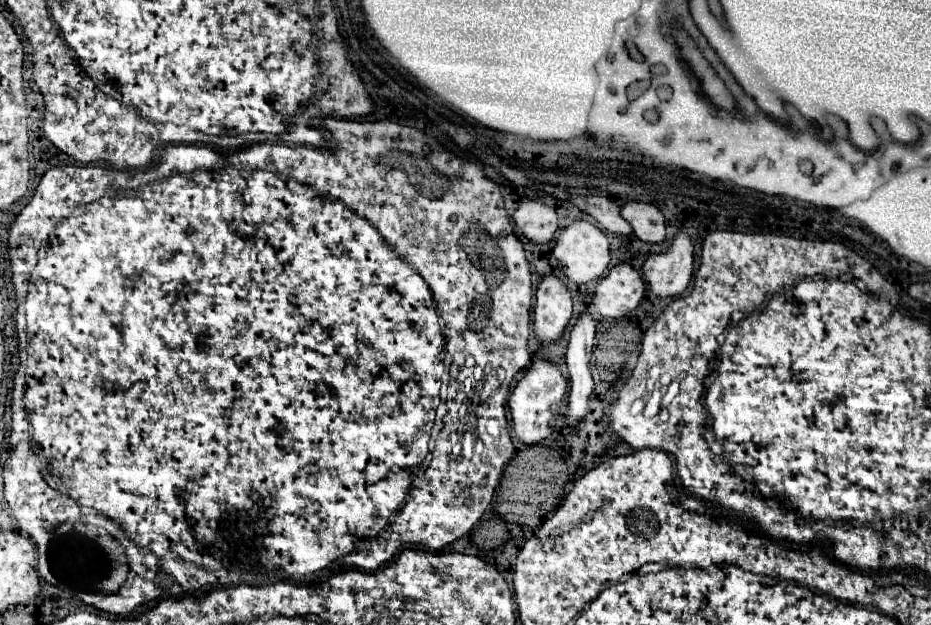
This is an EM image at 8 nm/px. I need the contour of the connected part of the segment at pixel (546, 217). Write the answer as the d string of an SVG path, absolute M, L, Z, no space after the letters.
M526 199L512 215L516 233L520 239L528 239L530 243L546 245L554 241L554 233L558 231L558 215L552 207L542 205L538 201Z

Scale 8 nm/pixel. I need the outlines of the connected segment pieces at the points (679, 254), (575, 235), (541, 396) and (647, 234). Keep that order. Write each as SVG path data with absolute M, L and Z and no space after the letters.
M678 233L666 253L650 255L642 267L646 287L660 299L682 295L692 279L694 245L686 233Z
M574 221L570 227L562 229L552 253L560 261L564 275L578 285L598 279L600 275L604 275L606 267L610 265L610 243L606 235L588 221Z
M544 359L534 361L528 367L526 375L518 381L518 385L514 387L514 391L508 399L514 437L524 445L538 445L544 439L548 439L552 435L552 425L556 423L556 419L562 411L567 391L568 383L562 377L562 371L560 371L558 365L544 361Z
M626 203L622 207L622 217L632 225L634 235L646 243L666 241L664 215L648 203Z

